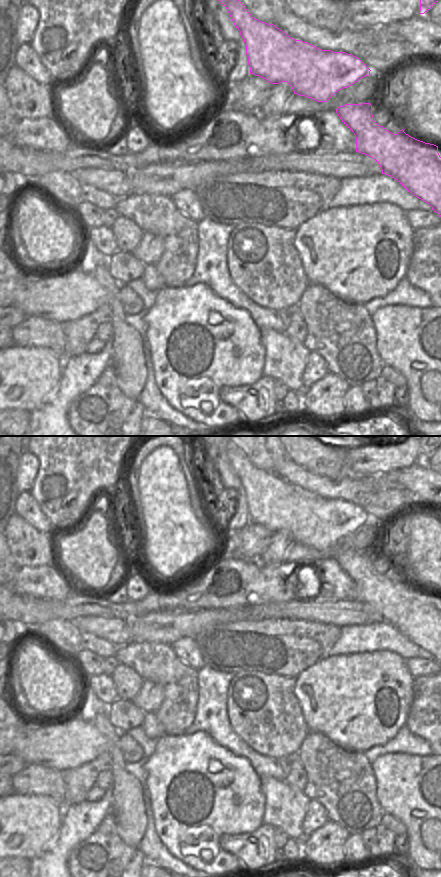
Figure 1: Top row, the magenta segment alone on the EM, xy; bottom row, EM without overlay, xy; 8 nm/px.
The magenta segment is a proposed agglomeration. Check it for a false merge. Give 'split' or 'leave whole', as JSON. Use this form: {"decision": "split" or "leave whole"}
{"decision": "leave whole"}

